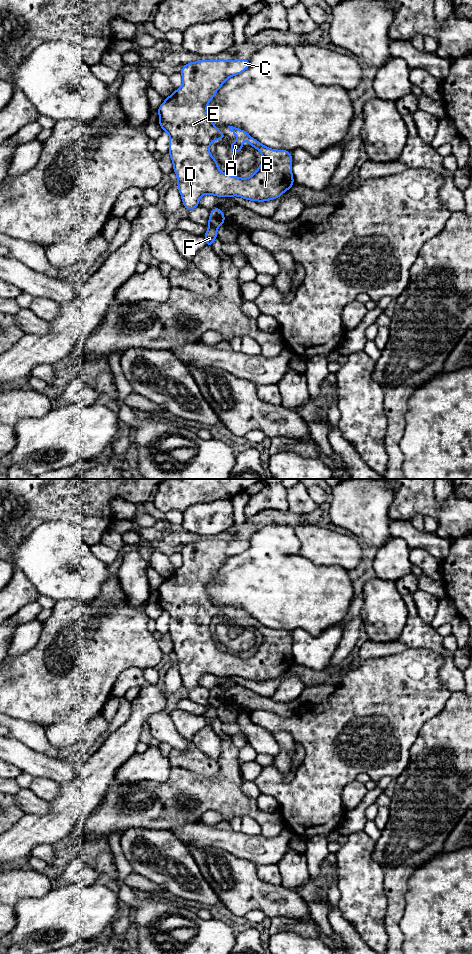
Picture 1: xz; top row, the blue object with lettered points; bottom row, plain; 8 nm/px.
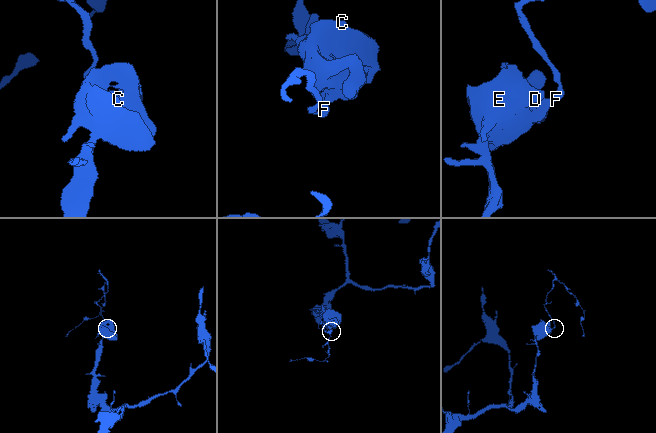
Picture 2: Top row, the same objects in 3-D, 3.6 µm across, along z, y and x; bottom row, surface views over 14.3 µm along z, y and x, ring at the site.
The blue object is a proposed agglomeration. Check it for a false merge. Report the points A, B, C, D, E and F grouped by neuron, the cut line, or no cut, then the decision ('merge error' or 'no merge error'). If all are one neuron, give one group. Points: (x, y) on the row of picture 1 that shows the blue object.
A B C D E / F; cut in xz along (209, 225), (216, 228); merge error

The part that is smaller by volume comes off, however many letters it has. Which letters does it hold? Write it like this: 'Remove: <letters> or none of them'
Remove: F

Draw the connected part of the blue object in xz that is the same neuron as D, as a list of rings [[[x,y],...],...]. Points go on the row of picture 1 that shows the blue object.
[[[247,59],[189,62],[180,70],[183,85],[174,90],[157,109],[158,124],[170,136],[168,153],[173,162],[173,171],[178,178],[177,186],[182,203],[187,211],[197,208],[199,199],[205,194],[226,198],[239,196],[249,201],[264,202],[282,196],[294,185],[291,152],[270,149],[242,129],[228,126],[229,131],[239,140],[229,142],[231,152],[241,152],[242,142],[248,140],[249,146],[256,148],[263,156],[262,163],[251,177],[240,178],[220,171],[217,160],[210,153],[210,144],[216,140],[226,139],[226,135],[213,124],[206,107],[228,78],[243,73],[249,66],[250,61]]]

